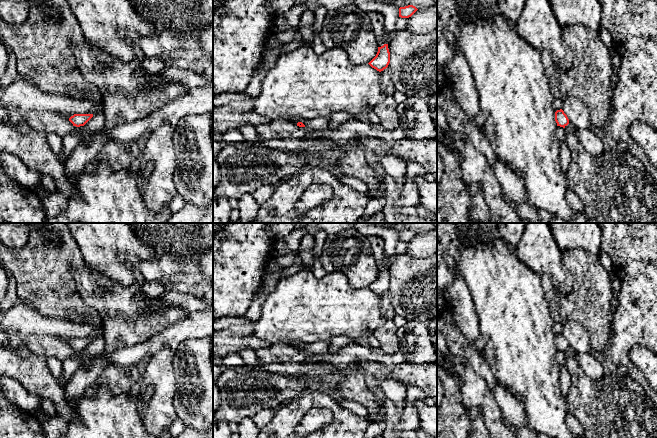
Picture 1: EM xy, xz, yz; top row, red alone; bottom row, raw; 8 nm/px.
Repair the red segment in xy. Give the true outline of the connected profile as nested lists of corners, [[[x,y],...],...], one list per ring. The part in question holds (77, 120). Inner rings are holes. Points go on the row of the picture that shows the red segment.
[[[74,114],[69,118],[69,121],[73,126],[80,127],[84,126],[92,117],[93,114]]]

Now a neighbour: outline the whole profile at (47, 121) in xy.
[[[50,111],[35,112],[28,115],[19,115],[9,112],[11,122],[18,124],[19,122],[27,122],[32,129],[45,131],[48,133],[56,133],[63,138],[68,133],[78,134],[80,143],[87,145],[90,142],[90,134],[85,131],[84,126],[76,127],[64,115],[53,113]]]

